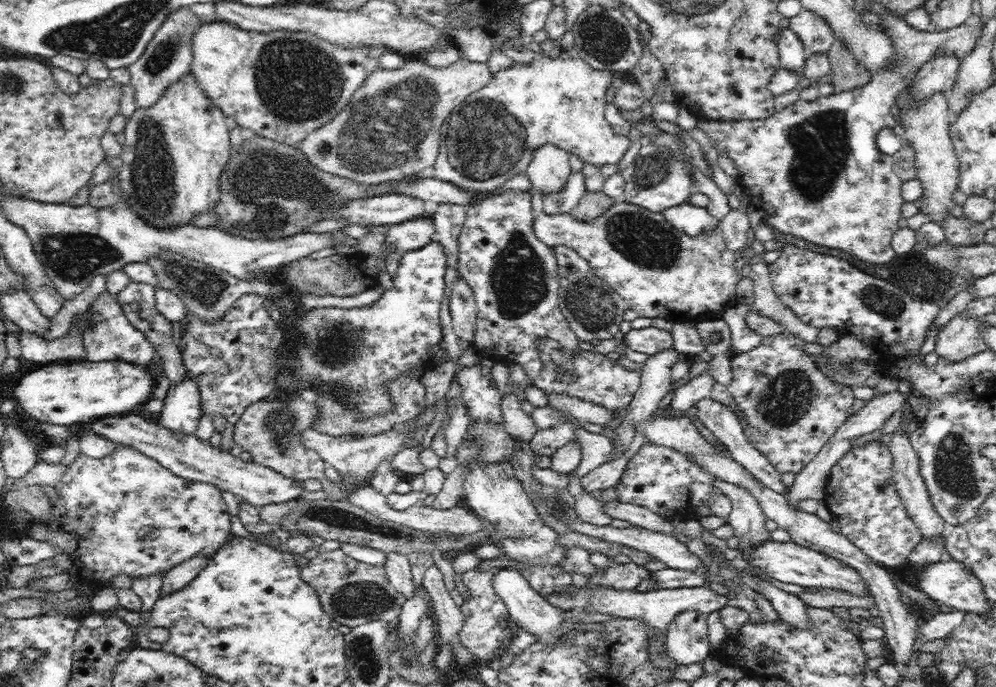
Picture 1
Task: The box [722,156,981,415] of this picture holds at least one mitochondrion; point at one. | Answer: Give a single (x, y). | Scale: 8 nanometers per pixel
(888, 303)

